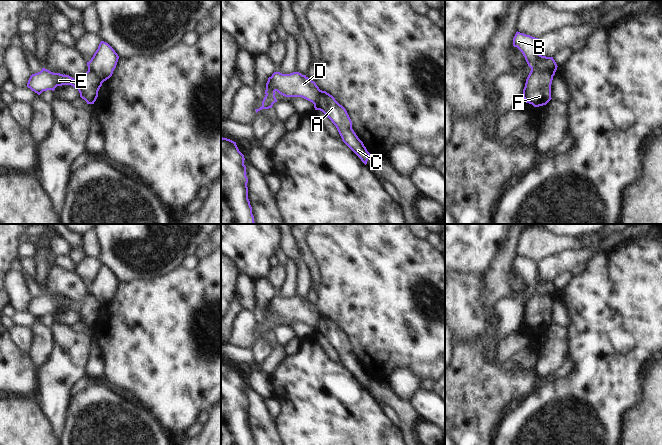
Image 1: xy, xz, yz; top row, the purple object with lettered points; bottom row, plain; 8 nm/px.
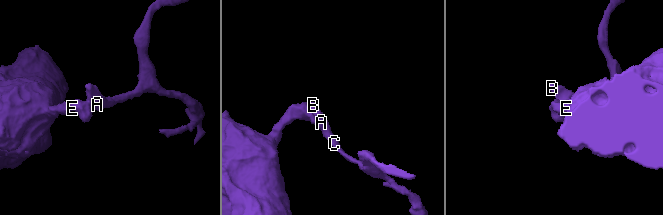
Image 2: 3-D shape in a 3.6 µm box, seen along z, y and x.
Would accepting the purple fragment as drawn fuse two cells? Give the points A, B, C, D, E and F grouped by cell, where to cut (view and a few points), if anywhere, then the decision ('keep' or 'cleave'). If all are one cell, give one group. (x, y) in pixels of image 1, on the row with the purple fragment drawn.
A B C / D E F | yz (531, 68), (553, 75) | cleave

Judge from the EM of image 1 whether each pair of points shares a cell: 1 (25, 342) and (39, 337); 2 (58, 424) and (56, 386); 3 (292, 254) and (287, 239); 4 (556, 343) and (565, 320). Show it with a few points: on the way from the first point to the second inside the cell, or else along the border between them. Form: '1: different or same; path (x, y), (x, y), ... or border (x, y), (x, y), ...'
1: different; border (30, 327), (32, 342), (27, 352)
2: same; path (56, 415), (56, 395)
3: same; path (291, 250), (287, 243)
4: different; border (552, 322), (567, 328)

